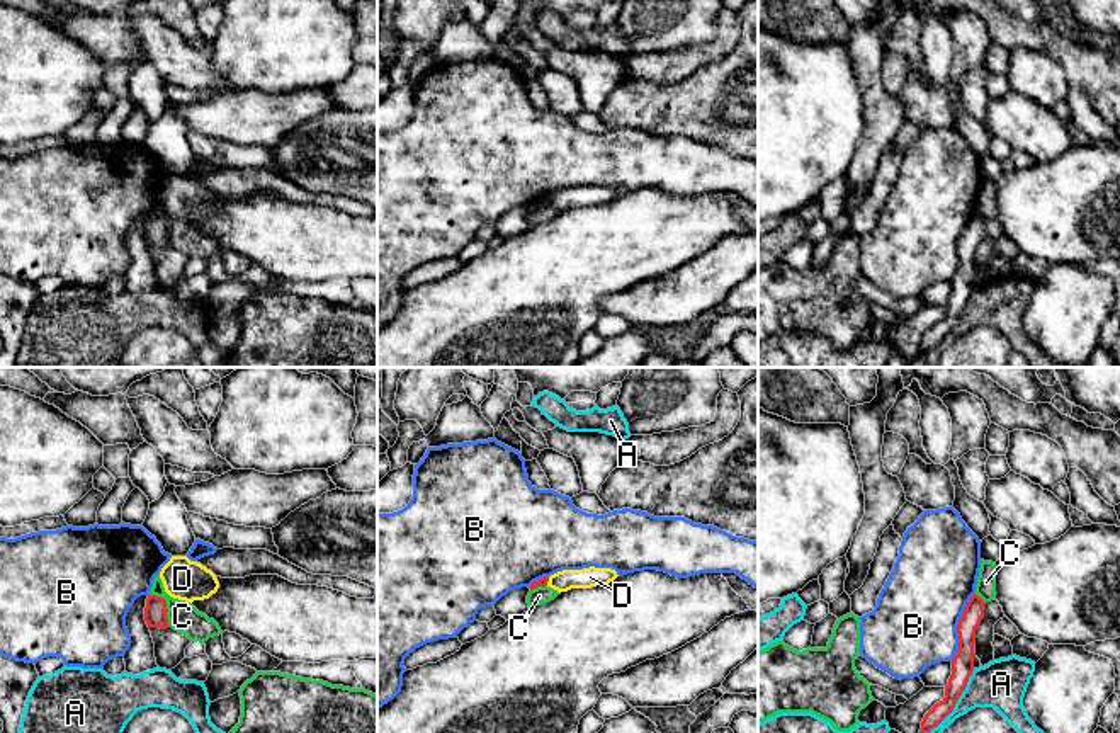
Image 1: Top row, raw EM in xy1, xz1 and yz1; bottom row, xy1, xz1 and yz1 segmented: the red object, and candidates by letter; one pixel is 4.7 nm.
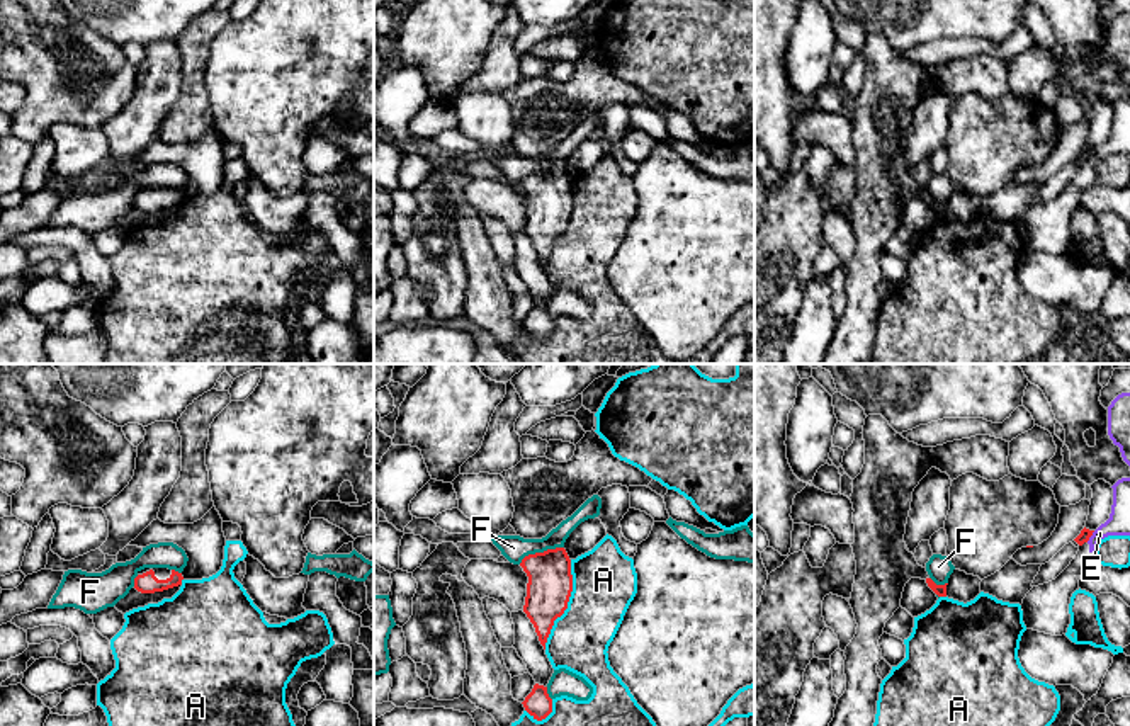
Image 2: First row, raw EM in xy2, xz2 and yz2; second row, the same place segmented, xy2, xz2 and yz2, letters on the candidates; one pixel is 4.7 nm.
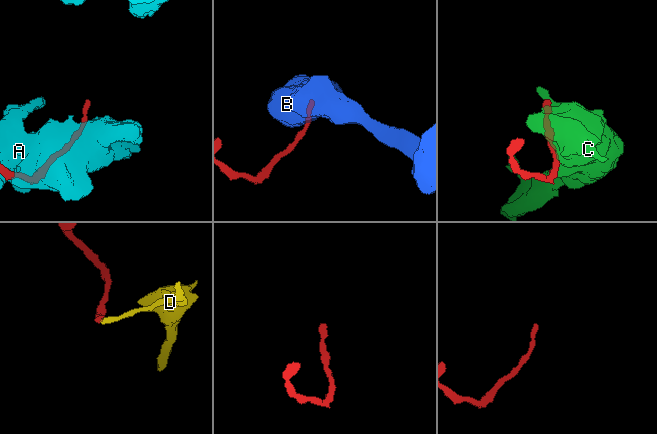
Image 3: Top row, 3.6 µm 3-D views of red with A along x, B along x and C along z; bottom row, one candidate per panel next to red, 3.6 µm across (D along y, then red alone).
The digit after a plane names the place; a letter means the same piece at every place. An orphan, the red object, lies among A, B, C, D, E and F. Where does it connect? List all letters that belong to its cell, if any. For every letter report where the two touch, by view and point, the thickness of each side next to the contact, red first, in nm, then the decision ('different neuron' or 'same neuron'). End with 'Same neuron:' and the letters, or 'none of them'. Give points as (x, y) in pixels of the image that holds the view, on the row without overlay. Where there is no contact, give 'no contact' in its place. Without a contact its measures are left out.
A: meets red in xz2 at (566, 223); 220 nm thick on the red side, 300 nm on the other; different neuron
B: meets red in yz1 at (957, 245); 110 nm thick on the red side, 400 nm on the other; different neuron
C: meets red in xy1 at (165, 225); 110 nm thick on the red side, 140 nm on the other; different neuron
D: meets red in xz1 at (548, 199); 50 nm thick on the red side, 100 nm on the other; different neuron
E: meets red in yz2 at (1091, 153); 50 nm thick on the red side, 110 nm on the other; different neuron
F: meets red in xz2 at (541, 172); 220 nm thick on the red side, 120 nm on the other; different neuron
Same neuron: none of them

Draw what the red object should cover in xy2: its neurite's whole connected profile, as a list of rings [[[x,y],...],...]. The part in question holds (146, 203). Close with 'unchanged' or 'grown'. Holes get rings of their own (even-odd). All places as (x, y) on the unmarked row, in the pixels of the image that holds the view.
[[[144,187],[134,197],[134,207],[141,213],[163,211],[182,204],[182,192],[168,187]]] | grown

